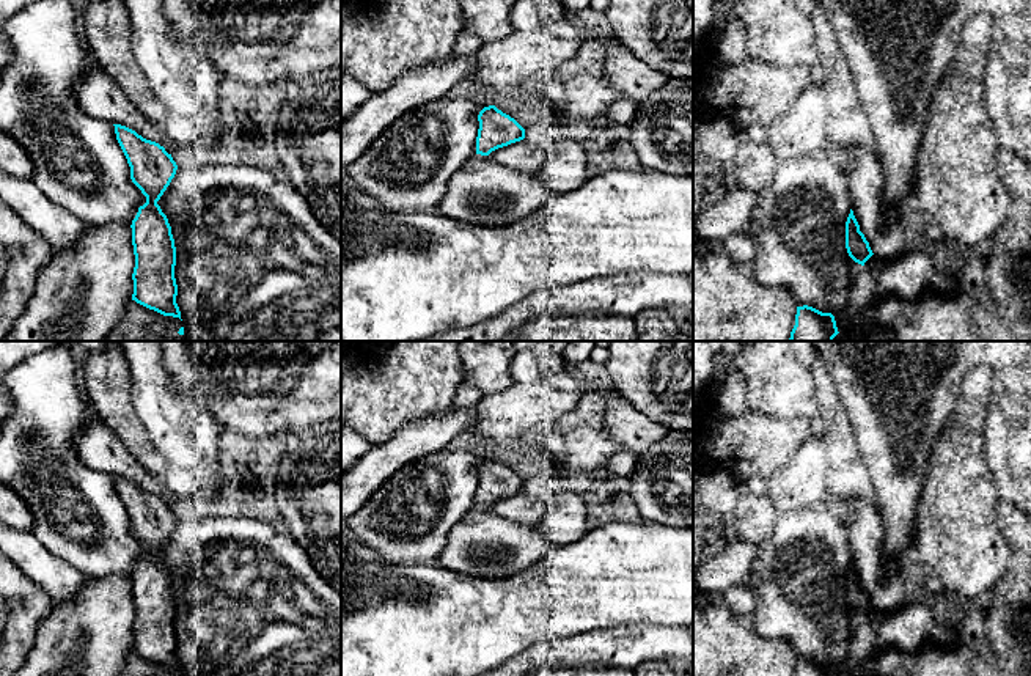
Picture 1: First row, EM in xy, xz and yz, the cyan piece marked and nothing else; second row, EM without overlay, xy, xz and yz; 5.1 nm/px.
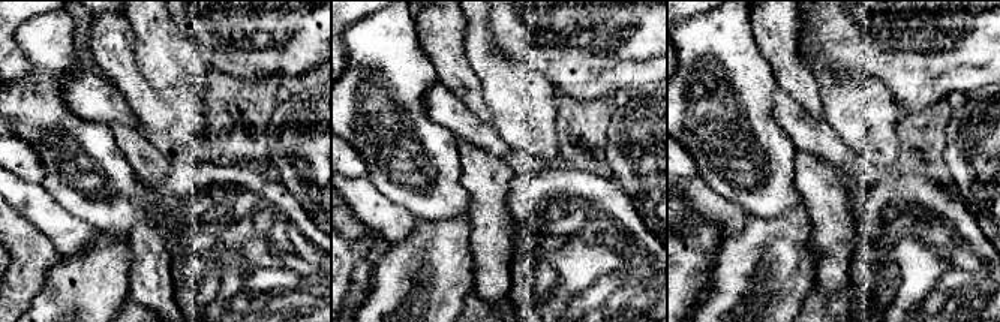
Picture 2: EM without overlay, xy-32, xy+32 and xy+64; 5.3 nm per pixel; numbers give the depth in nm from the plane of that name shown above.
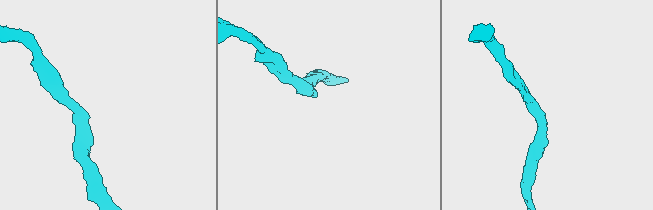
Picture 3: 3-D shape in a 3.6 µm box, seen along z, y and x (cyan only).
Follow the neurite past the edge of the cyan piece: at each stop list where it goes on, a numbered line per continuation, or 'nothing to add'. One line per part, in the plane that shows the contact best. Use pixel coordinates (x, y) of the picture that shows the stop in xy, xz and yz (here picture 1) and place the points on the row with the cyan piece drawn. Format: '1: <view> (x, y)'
nothing to add

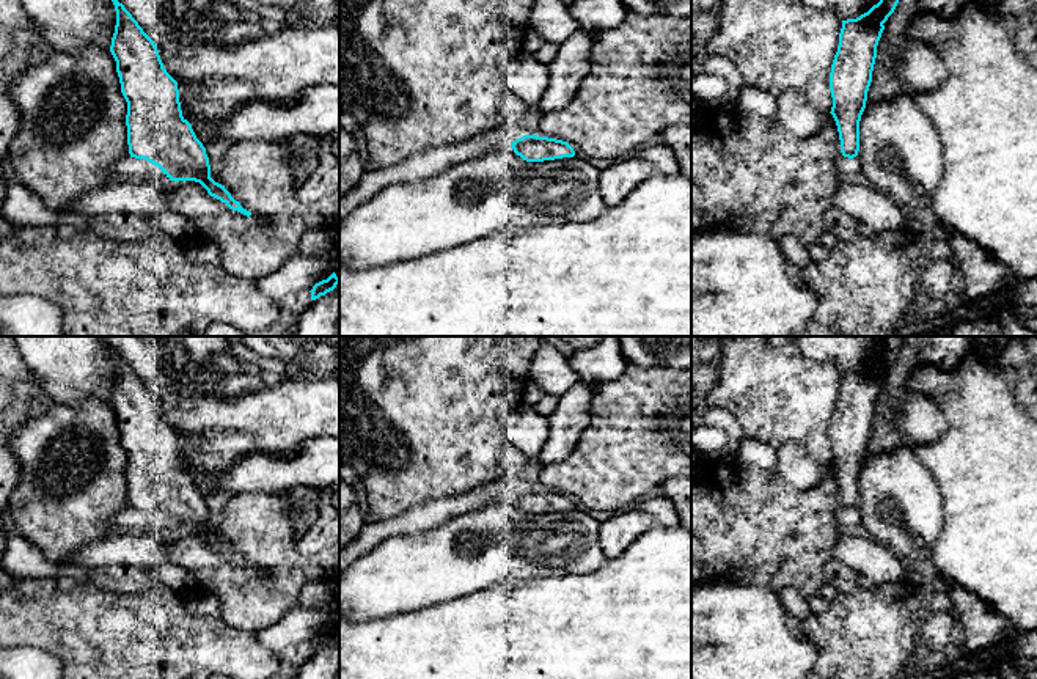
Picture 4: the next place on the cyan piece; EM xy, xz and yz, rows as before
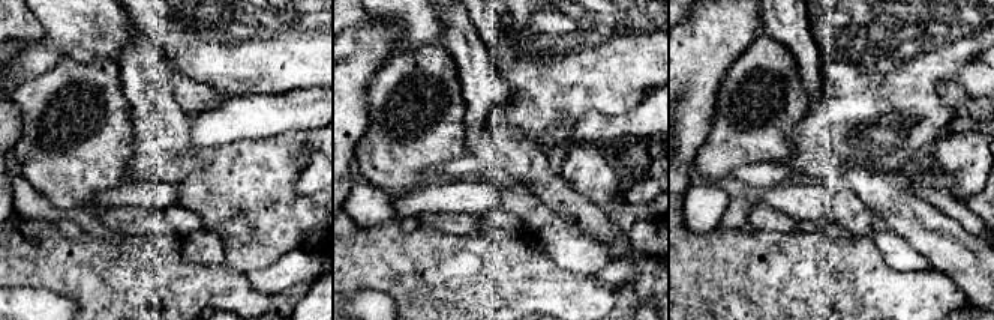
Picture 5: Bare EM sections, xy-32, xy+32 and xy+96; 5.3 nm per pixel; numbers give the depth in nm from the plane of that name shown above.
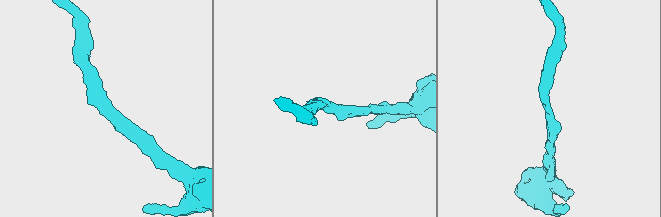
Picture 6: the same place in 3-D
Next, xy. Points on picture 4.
1: xy (129, 167)

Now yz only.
1: yz (849, 168)

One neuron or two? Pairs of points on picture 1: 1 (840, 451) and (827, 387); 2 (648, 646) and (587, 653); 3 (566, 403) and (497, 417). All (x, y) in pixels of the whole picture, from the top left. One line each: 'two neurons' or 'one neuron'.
1: one neuron
2: one neuron
3: one neuron

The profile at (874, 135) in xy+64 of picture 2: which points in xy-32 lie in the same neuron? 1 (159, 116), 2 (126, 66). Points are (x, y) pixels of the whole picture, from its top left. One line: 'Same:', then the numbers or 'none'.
Same: none

